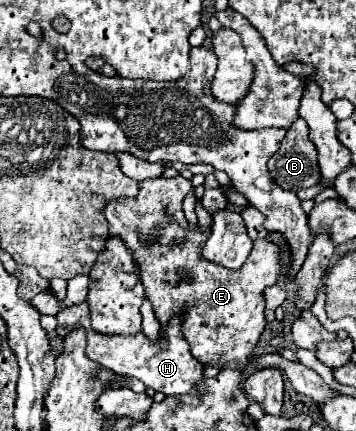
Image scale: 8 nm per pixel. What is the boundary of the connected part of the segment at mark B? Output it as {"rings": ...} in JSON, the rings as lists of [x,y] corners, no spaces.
{"rings":[[[302,117],[298,121],[294,121],[292,129],[286,133],[286,137],[280,143],[280,149],[270,157],[268,171],[274,179],[274,183],[280,185],[282,189],[298,191],[298,189],[312,187],[318,183],[320,169],[318,169],[318,161],[316,161],[316,147],[308,139],[308,125],[302,121]]]}

